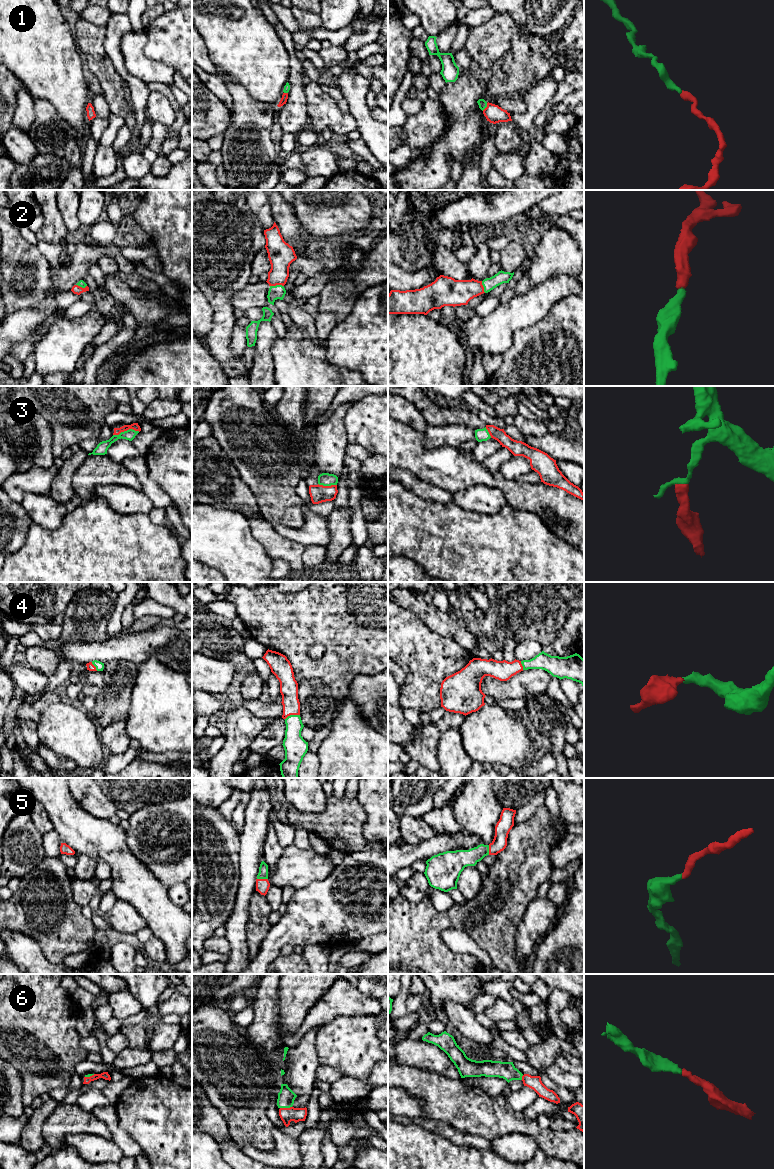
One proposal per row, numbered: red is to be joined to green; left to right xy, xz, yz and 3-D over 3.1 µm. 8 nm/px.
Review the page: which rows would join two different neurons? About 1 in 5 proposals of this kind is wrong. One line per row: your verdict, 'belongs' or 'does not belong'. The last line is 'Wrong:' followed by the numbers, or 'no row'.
1: belongs
2: belongs
3: does not belong
4: belongs
5: belongs
6: belongs
Wrong: 3

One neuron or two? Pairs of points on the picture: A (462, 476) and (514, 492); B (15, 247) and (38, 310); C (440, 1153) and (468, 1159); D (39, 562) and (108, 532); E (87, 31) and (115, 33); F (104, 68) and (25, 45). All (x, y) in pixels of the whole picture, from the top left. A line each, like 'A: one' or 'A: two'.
A: one
B: two
C: one
D: one
E: two
F: two

